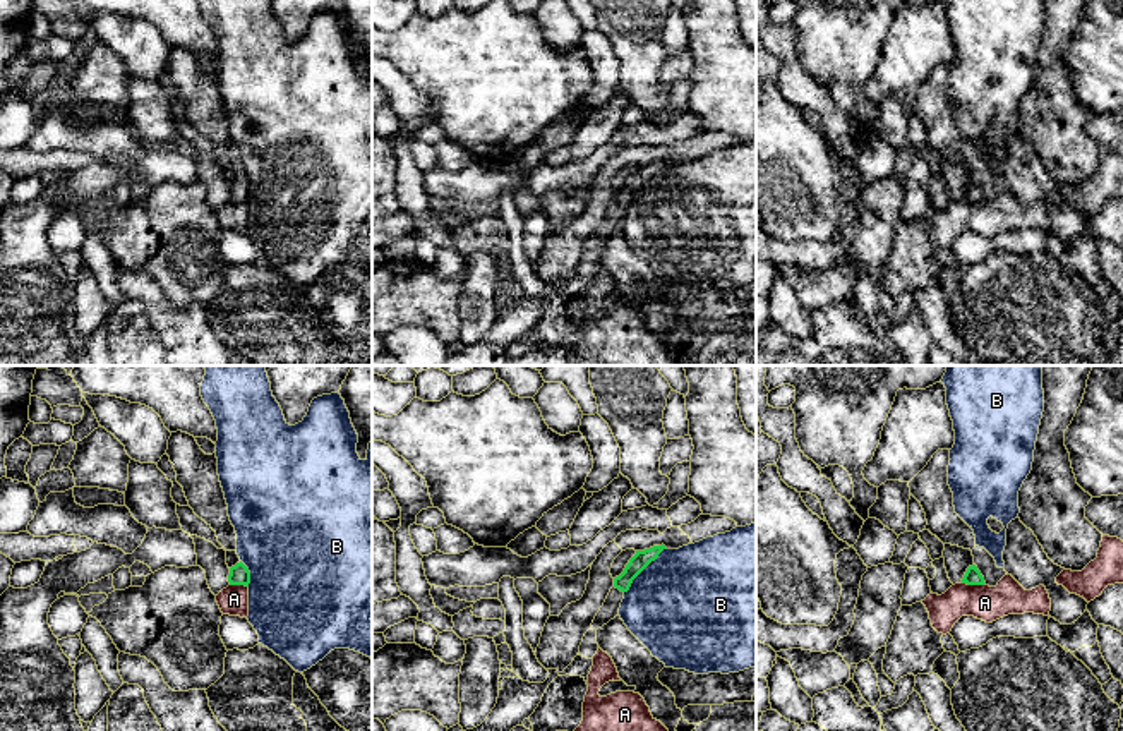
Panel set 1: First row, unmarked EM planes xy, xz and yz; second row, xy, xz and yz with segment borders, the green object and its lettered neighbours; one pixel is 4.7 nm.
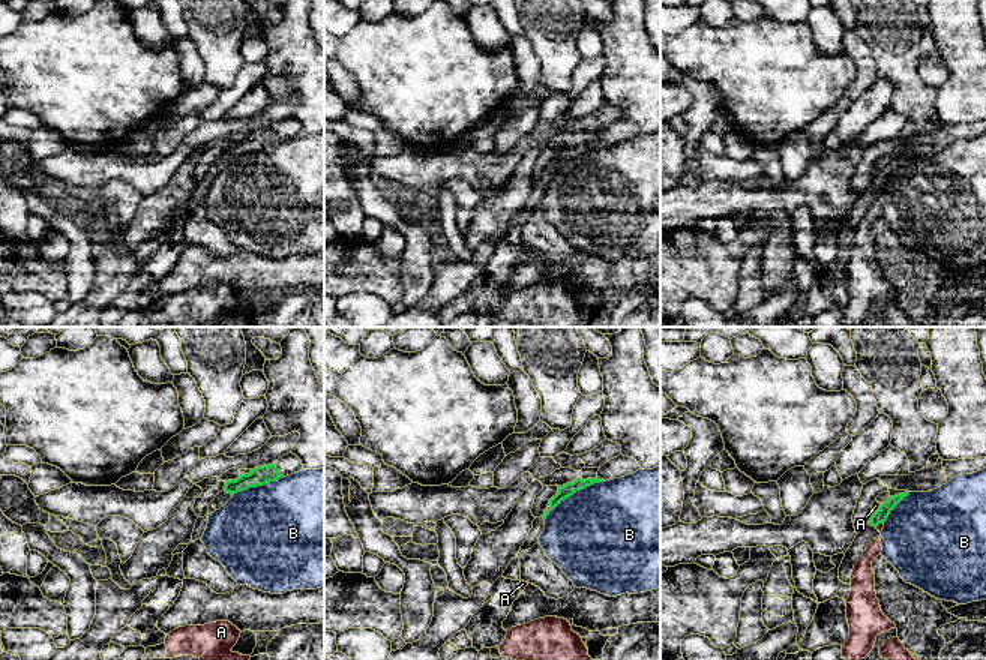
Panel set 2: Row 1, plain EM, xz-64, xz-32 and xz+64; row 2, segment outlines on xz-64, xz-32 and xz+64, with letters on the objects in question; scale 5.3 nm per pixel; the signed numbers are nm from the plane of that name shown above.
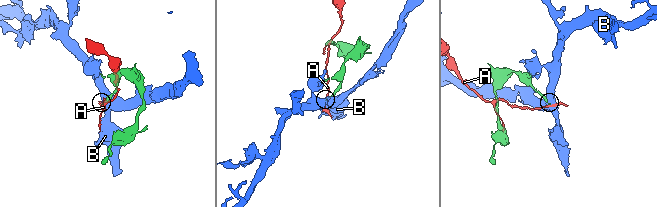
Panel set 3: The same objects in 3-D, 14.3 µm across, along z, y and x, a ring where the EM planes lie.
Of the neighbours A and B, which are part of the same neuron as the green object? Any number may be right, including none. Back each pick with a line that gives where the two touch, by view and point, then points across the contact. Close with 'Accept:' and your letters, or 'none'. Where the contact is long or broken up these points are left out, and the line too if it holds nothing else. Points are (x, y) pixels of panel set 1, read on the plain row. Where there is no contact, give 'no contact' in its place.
Accept: none

